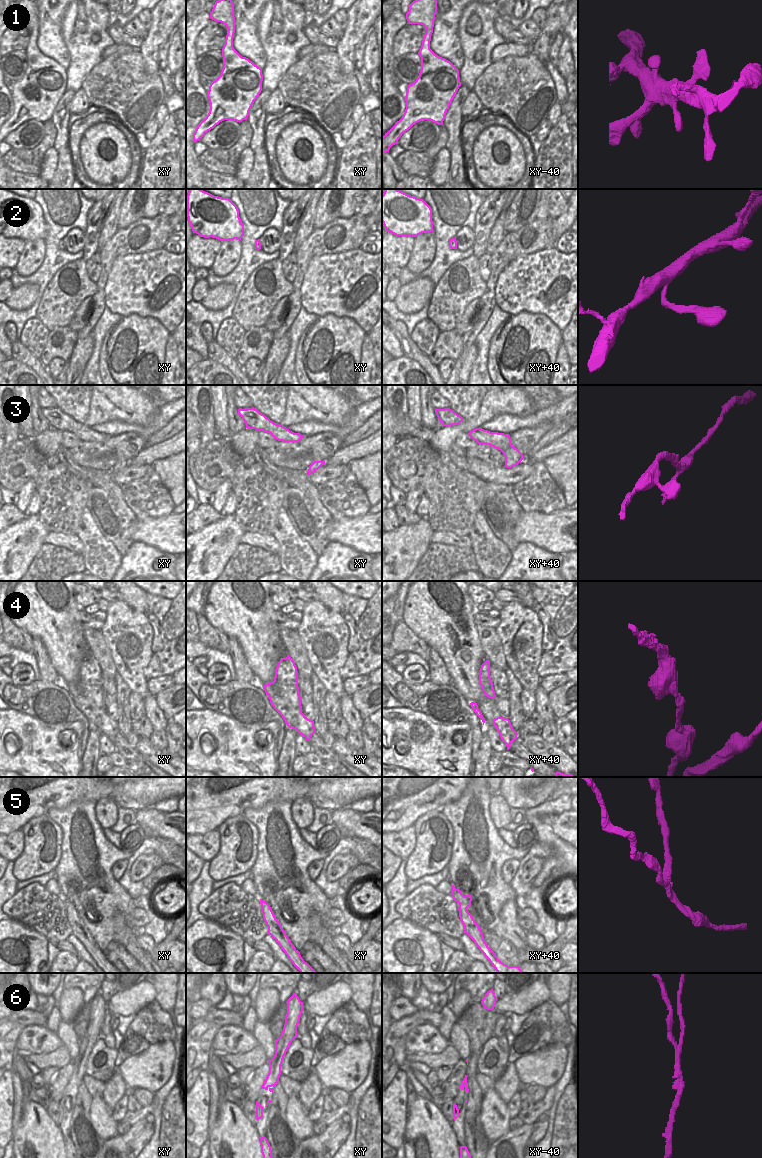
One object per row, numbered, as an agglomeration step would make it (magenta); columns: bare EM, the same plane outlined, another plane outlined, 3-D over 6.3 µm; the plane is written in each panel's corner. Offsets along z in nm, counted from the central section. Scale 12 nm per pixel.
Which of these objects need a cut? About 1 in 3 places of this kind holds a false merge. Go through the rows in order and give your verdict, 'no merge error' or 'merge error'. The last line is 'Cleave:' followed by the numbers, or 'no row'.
1: no merge error
2: no merge error
3: no merge error
4: no merge error
5: merge error
6: merge error
Cleave: 5, 6

